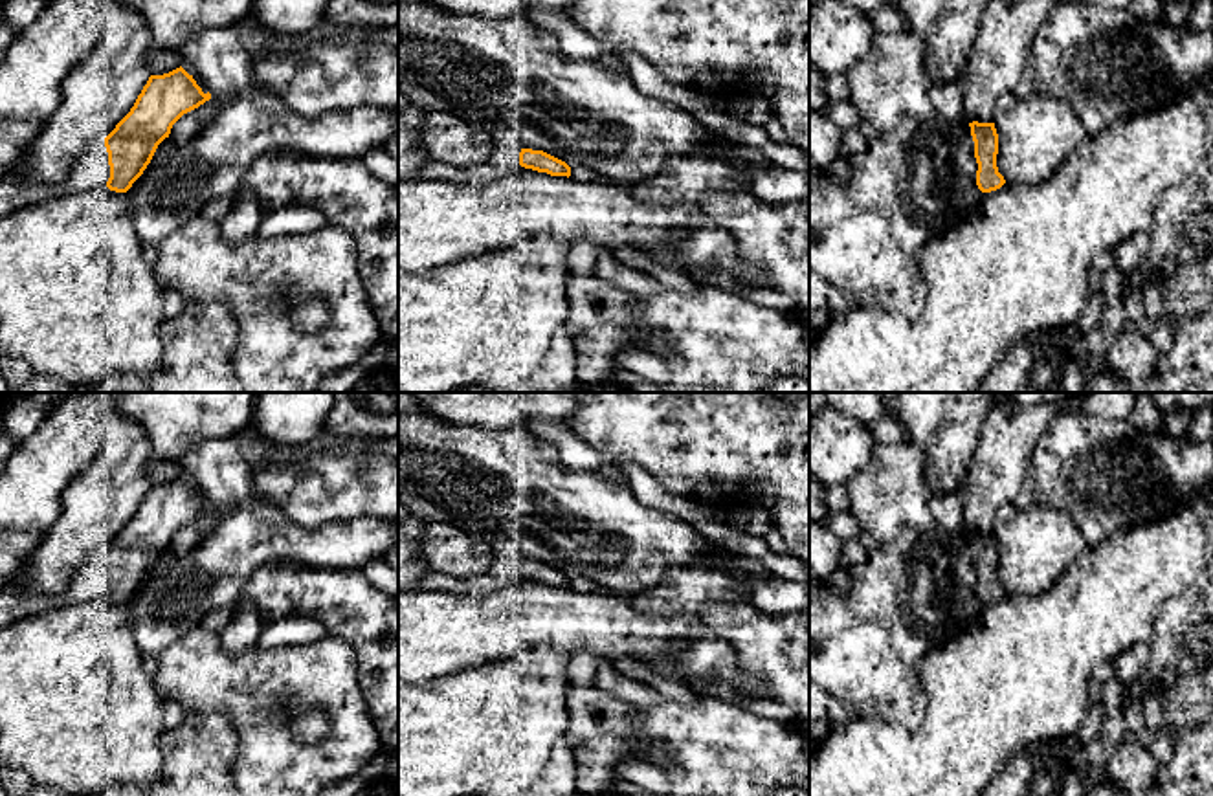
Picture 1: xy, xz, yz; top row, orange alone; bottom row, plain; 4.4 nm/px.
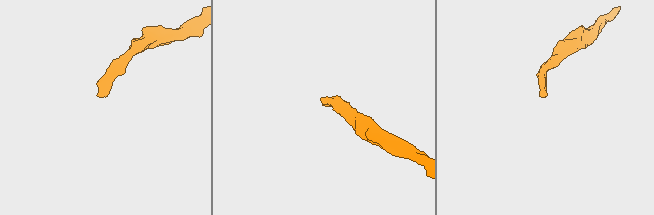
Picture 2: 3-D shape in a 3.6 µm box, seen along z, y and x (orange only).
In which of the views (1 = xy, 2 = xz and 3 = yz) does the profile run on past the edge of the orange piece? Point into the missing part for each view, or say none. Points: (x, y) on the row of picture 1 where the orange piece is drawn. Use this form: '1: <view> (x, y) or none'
1: xy (90, 171)
2: xz (505, 162)
3: none

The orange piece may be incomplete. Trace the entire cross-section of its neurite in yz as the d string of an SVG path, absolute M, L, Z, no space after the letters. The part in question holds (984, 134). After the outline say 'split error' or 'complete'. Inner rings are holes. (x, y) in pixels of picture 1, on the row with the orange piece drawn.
M973 121L969 127L974 141L974 158L978 163L976 185L982 193L996 191L1006 183L1006 180L996 167L998 134L995 123Z; complete

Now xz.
M499 141L495 152L483 163L470 169L457 169L440 161L428 160L418 171L418 178L439 178L457 183L492 183L516 174L521 167L551 176L571 176L571 167L543 152L532 149L519 149Z; split error

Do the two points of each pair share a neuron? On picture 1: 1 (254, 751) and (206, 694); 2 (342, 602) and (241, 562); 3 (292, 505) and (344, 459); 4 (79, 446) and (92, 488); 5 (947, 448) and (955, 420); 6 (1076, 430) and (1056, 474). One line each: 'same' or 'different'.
1: same
2: different
3: different
4: different
5: same
6: same

